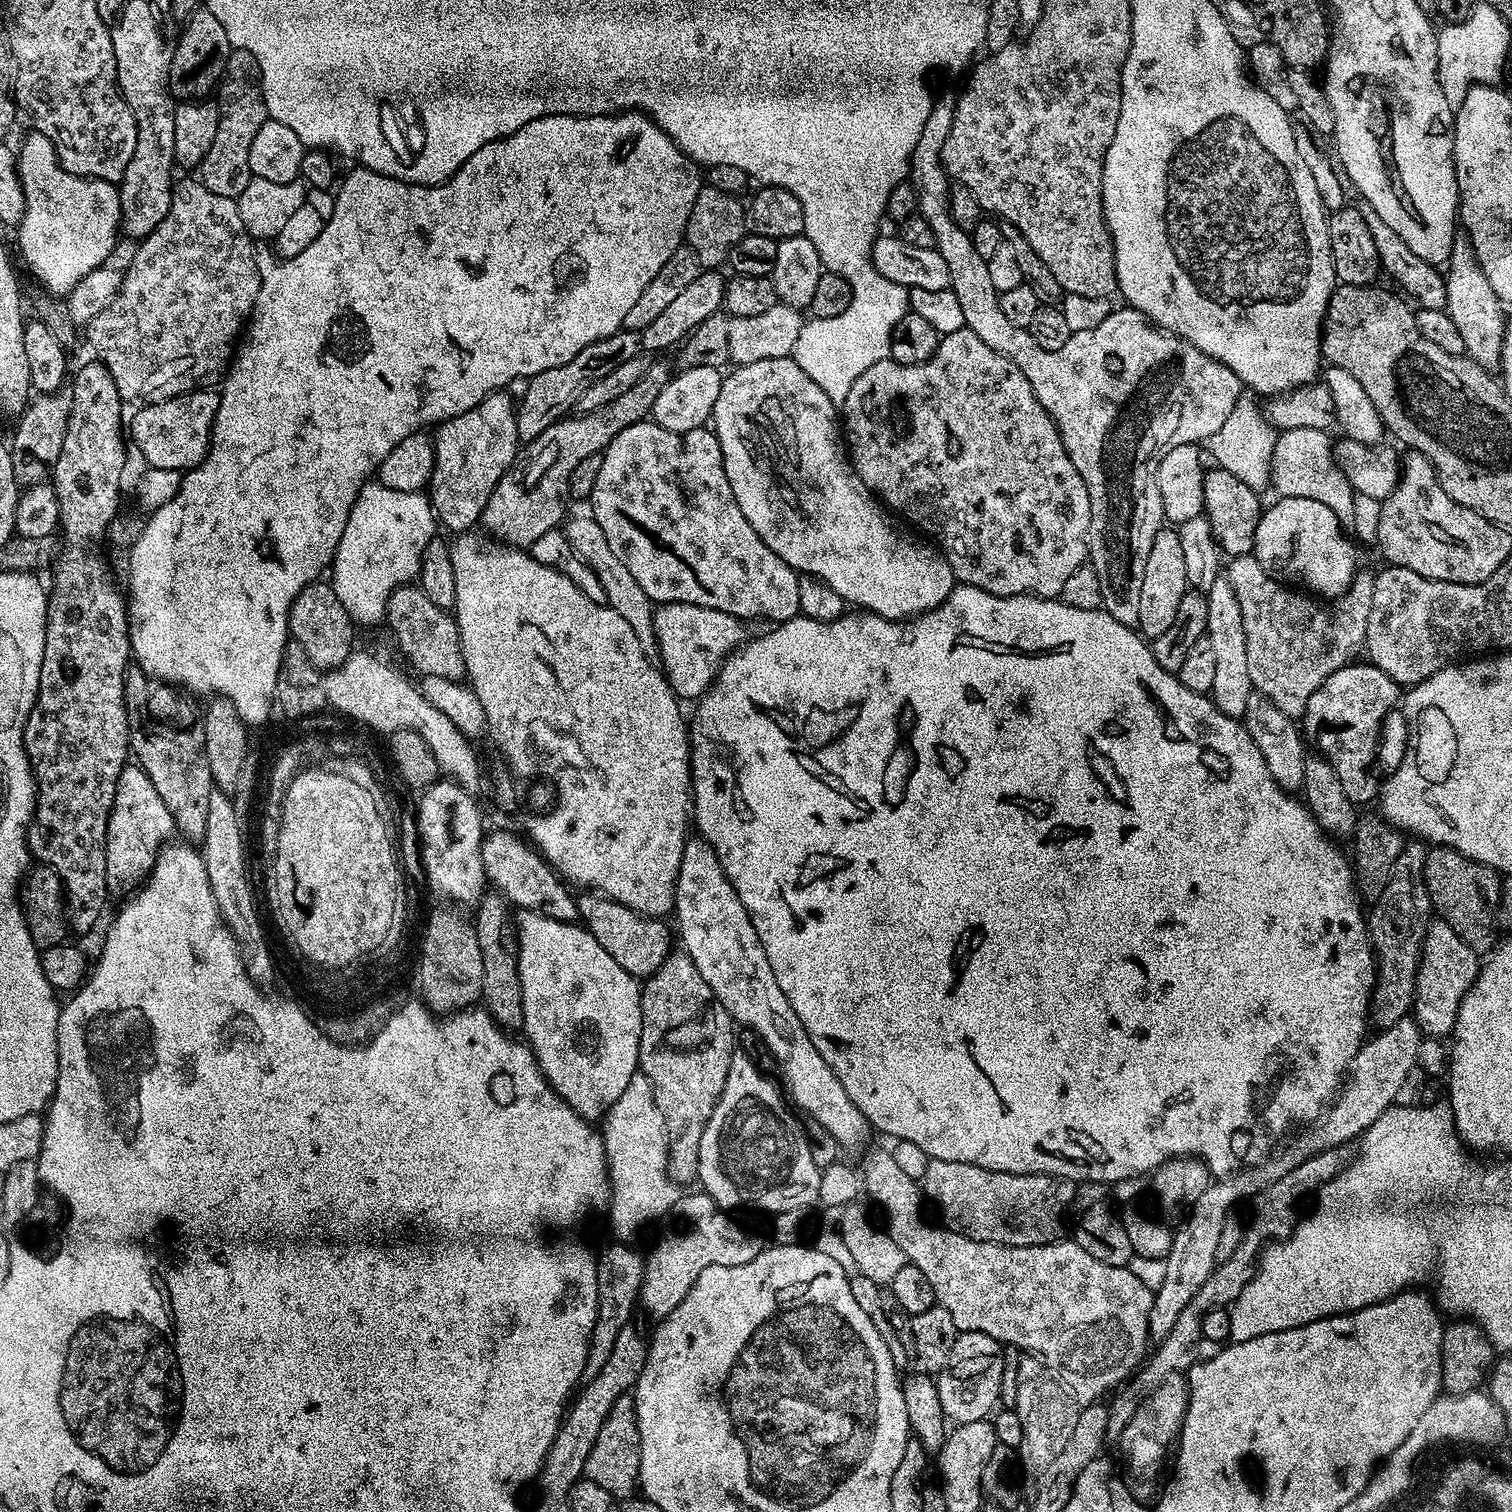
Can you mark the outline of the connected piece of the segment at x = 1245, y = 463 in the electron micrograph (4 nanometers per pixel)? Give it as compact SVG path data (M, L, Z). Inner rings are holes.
M1242 398L1230 410L1230 418L1222 422L1218 434L1214 434L1211 440L1207 441L1206 448L1212 451L1215 467L1222 470L1230 470L1234 478L1242 478L1246 486L1257 492L1269 487L1271 483L1271 462L1277 433L1272 424L1268 422L1263 411L1250 400Z

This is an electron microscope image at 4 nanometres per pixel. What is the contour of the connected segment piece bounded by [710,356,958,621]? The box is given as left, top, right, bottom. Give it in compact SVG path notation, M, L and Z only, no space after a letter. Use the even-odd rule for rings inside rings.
M787 356L766 358L762 362L742 364L731 370L732 373L724 376L722 390L718 390L718 402L714 402L710 424L722 446L722 458L726 478L730 478L730 490L734 490L734 498L742 514L746 514L746 522L754 526L754 534L758 534L758 538L762 538L762 542L766 542L766 546L770 546L770 550L774 550L774 554L778 554L778 558L782 558L782 562L796 569L797 573L828 584L830 590L834 590L834 594L843 598L845 605L872 612L875 616L887 620L911 620L946 602L946 598L958 583L950 562L939 547L931 543L923 544L922 541L907 536L902 529L892 528L891 522L888 521L889 513L882 507L881 501L872 495L871 490L866 487L862 478L856 473L856 469L852 467L846 440L842 435L842 424L838 419L837 405L833 404L830 398L826 398L826 390L822 390L822 386L818 386L818 382L814 382L814 378L810 378L810 374L802 370L802 366L798 366L795 360Z

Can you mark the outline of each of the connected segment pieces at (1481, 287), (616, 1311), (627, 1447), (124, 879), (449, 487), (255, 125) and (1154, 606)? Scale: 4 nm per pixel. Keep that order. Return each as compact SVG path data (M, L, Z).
M1464 234L1453 236L1452 245L1448 247L1446 300L1448 317L1454 321L1454 327L1462 334L1462 342L1468 359L1478 362L1483 368L1489 370L1499 369L1506 317L1500 309L1503 307L1498 294L1494 294L1486 274L1482 274L1480 263L1474 254L1474 246Z
M612 1242L609 1248L599 1249L596 1258L596 1273L598 1274L598 1314L594 1322L594 1330L590 1338L590 1346L586 1354L586 1366L580 1375L581 1381L592 1380L606 1366L610 1353L614 1351L614 1341L622 1326L633 1319L632 1307L635 1309L640 1296L640 1286L644 1277L645 1257L631 1243Z
M631 1395L618 1398L614 1406L610 1406L610 1414L606 1414L606 1420L602 1422L602 1428L598 1430L598 1438L594 1438L594 1446L586 1458L583 1479L602 1486L614 1498L628 1498L637 1491L640 1479L640 1435L638 1434L638 1422L636 1421L636 1402Z
M125 766L114 790L114 806L106 826L106 882L113 897L124 898L140 887L152 873L160 850L173 839L177 831L153 782L139 766Z
M504 390L490 393L486 399L478 402L478 406L474 406L474 410L466 410L466 414L458 414L439 425L434 432L434 468L430 481L430 499L437 521L443 527L445 524L452 534L464 534L475 529L472 527L481 523L486 502L490 502L490 494L494 494L494 486L498 486L502 474L510 470L521 447L514 400Z
M241 48L232 49L228 59L224 61L224 75L220 77L219 92L218 131L214 134L210 150L206 150L206 158L200 164L198 178L206 186L206 190L214 190L214 194L236 200L253 178L250 170L250 146L254 143L258 130L262 130L264 123L270 119L260 85L260 67L254 54Z
M1162 526L1158 534L1154 534L1150 555L1146 557L1146 571L1142 573L1138 631L1145 641L1158 639L1162 634L1166 634L1166 630L1170 630L1170 626L1174 626L1178 618L1178 606L1182 603L1182 594L1189 591L1180 533L1175 527Z

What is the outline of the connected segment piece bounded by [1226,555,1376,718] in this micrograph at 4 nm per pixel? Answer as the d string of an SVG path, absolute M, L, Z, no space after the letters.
M1255 555L1231 557L1226 564L1226 577L1242 610L1253 689L1270 698L1282 714L1303 717L1310 694L1314 694L1334 670L1342 670L1359 657L1356 656L1359 652L1361 655L1366 622L1370 622L1370 605L1374 602L1375 575L1371 571L1357 571L1344 595L1331 602L1321 602L1275 580L1262 570Z

